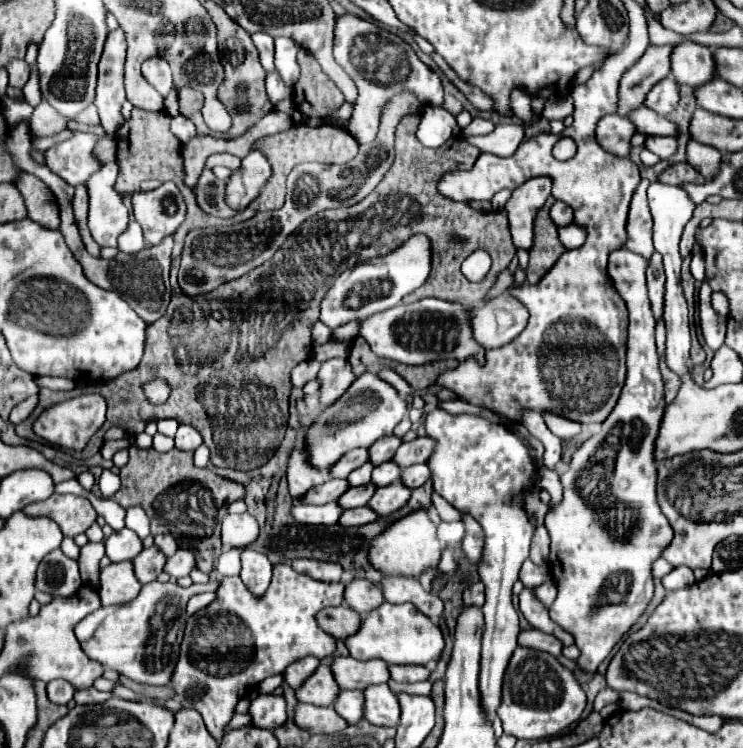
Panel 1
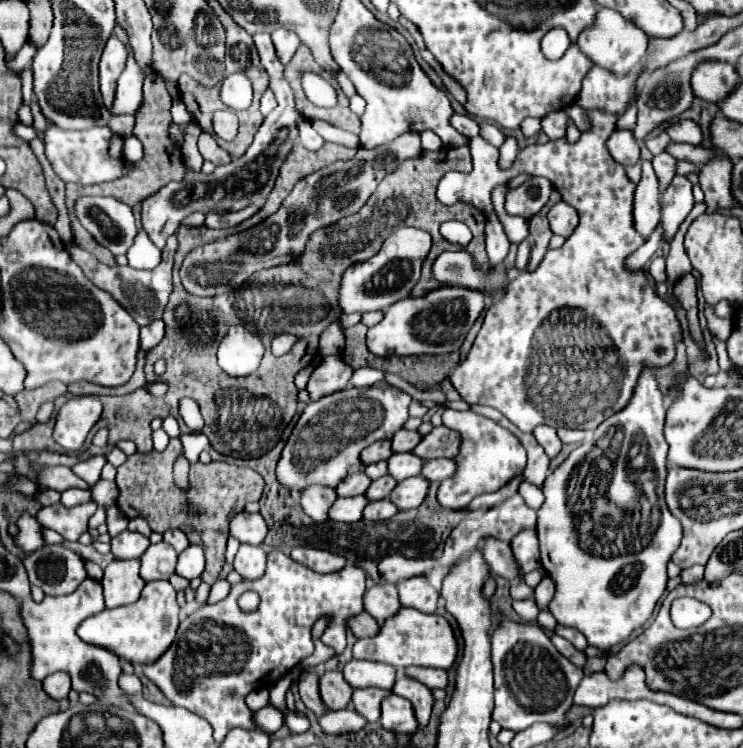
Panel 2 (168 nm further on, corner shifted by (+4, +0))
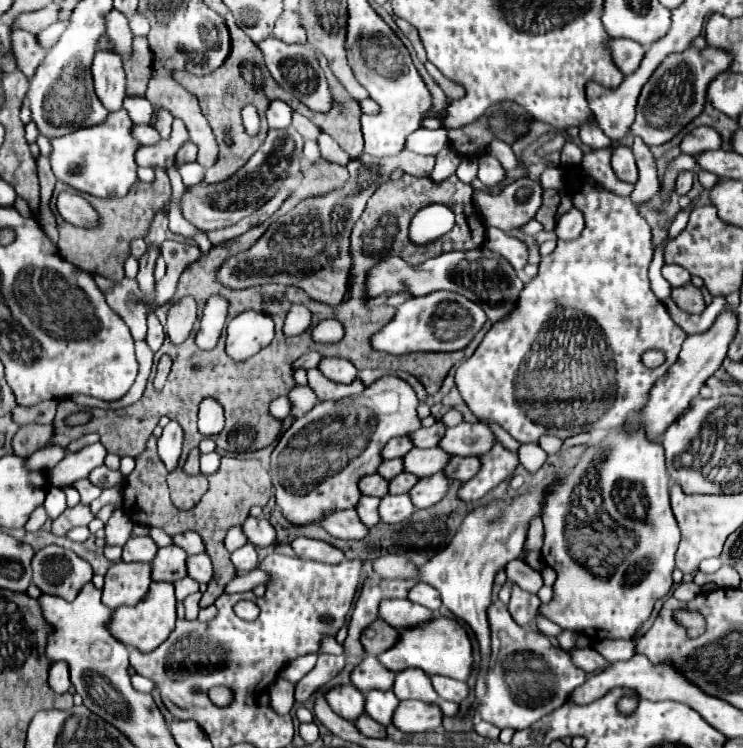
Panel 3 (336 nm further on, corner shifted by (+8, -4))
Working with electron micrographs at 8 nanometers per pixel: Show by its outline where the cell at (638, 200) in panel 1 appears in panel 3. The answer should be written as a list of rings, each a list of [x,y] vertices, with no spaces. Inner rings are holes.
[[[636,137],[632,151],[636,157],[636,165],[638,165],[638,183],[636,183],[636,189],[630,195],[630,199],[636,207],[640,207],[640,205],[648,203],[658,193],[660,183],[658,183],[658,175],[656,175],[654,157],[652,157],[648,145]]]

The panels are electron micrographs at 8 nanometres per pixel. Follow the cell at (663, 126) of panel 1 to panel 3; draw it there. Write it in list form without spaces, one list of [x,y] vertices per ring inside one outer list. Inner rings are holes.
[[[696,127],[680,141],[680,151],[688,155],[698,155],[708,149],[720,149],[720,135],[712,127]]]

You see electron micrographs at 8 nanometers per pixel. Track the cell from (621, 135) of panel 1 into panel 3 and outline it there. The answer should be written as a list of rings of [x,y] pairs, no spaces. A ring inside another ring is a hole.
[[[616,145],[616,147],[612,149],[612,169],[614,169],[614,173],[616,173],[622,181],[636,183],[636,179],[638,179],[638,169],[636,169],[634,155],[632,155],[630,147],[626,147],[626,145]]]

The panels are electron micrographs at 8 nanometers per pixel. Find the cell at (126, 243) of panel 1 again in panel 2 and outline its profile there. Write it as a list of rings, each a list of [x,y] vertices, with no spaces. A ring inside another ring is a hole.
[[[142,229],[136,235],[136,243],[132,245],[130,253],[126,253],[130,267],[134,269],[154,269],[160,261],[162,261],[162,251],[158,247],[154,247],[154,243],[150,243],[146,231]]]

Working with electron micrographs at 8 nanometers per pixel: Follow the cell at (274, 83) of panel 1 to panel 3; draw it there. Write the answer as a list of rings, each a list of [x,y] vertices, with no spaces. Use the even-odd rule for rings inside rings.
[[[272,99],[268,103],[268,109],[266,109],[266,121],[268,121],[268,127],[276,127],[276,129],[284,129],[290,125],[290,119],[292,119],[292,109],[280,101],[280,99]]]

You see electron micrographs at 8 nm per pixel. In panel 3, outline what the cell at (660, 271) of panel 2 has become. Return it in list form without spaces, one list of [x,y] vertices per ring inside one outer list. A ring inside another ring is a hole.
[[[664,265],[662,267],[662,275],[664,279],[672,285],[672,287],[680,287],[680,285],[686,285],[690,283],[690,273],[686,273],[682,267],[678,265]]]

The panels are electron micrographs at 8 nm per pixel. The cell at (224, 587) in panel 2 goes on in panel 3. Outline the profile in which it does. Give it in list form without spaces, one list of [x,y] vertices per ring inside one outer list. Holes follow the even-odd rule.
[[[254,569],[250,573],[236,573],[236,577],[226,585],[226,591],[224,593],[242,593],[242,591],[248,591],[252,589],[254,585],[258,583],[264,583],[266,575],[260,573],[260,569]]]

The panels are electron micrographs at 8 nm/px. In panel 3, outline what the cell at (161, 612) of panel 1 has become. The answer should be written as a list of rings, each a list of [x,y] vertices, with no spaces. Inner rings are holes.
[[[150,583],[148,595],[138,605],[134,605],[134,607],[118,607],[118,609],[112,611],[110,623],[106,623],[106,629],[122,645],[126,645],[130,649],[138,649],[142,653],[150,653],[168,639],[168,635],[174,629],[174,621],[176,621],[174,585],[172,583]]]

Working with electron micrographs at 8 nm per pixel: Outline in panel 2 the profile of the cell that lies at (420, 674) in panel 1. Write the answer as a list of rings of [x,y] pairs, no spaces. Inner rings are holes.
[[[410,667],[410,669],[406,669],[406,675],[412,679],[418,679],[420,683],[426,683],[430,689],[446,689],[446,685],[448,685],[448,671],[444,671],[444,669]]]

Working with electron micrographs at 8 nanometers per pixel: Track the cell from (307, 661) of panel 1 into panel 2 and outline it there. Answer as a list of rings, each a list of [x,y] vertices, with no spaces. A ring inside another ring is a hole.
[[[304,671],[300,681],[298,681],[298,687],[300,687],[300,697],[308,709],[312,709],[318,717],[328,713],[324,701],[320,699],[320,687],[318,687],[318,675],[316,673]]]

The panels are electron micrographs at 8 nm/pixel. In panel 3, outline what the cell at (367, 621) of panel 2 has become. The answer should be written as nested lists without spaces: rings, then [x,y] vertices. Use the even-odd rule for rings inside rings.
[[[374,621],[366,627],[366,631],[362,633],[362,645],[366,647],[366,653],[372,655],[380,655],[382,651],[386,651],[388,647],[394,645],[398,637],[398,631],[394,631],[394,627],[390,627],[384,621]]]

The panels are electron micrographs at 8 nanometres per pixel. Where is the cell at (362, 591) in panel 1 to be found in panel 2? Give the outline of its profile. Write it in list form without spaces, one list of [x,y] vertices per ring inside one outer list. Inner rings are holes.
[[[386,583],[386,585],[374,585],[364,593],[364,609],[378,619],[378,623],[384,623],[388,617],[396,615],[400,609],[398,599],[398,585]]]

